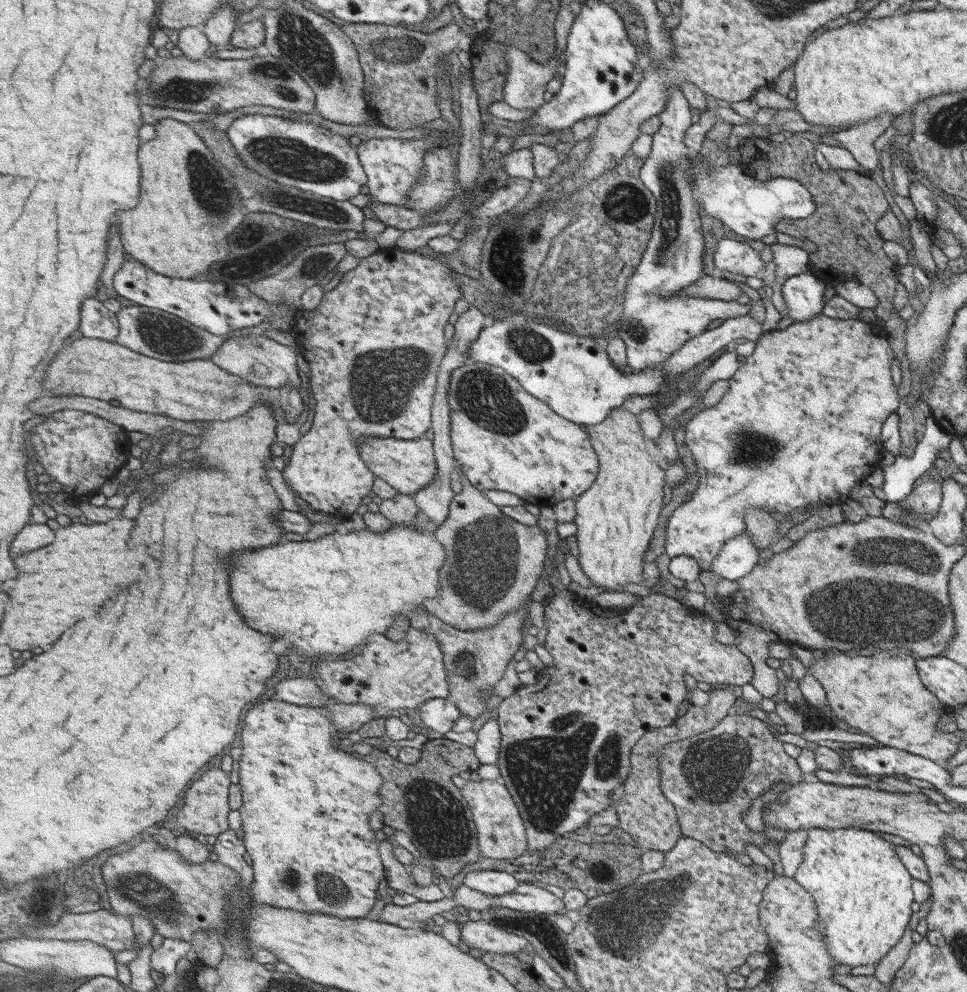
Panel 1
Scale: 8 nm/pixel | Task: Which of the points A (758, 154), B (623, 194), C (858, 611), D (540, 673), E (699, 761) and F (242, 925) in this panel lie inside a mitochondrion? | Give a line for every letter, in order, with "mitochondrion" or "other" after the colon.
A: other
B: mitochondrion
C: mitochondrion
D: other
E: mitochondrion
F: other

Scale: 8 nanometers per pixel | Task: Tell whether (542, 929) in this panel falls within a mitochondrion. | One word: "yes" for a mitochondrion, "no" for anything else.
no

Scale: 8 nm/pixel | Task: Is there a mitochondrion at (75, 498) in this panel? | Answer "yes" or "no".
no

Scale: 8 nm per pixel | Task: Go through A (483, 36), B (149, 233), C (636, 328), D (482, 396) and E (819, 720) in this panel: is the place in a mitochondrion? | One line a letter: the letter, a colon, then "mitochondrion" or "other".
A: other
B: other
C: mitochondrion
D: mitochondrion
E: other

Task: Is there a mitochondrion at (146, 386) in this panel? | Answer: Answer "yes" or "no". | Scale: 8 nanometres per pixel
no

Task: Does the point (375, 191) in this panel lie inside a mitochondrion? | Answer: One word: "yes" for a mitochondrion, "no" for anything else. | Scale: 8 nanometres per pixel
no

